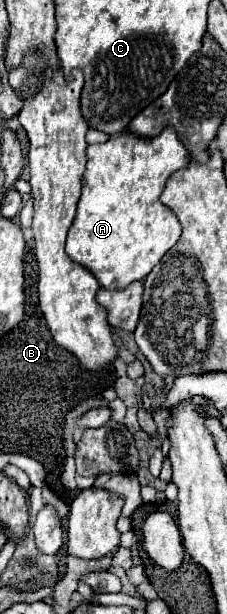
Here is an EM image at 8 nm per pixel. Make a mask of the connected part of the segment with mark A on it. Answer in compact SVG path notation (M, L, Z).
M166 126L154 138L140 138L132 132L122 132L120 136L108 138L104 144L88 146L86 158L88 166L82 176L82 194L74 224L70 226L66 240L66 252L76 264L92 270L102 288L126 288L130 282L146 278L150 270L160 262L160 258L180 240L182 226L172 210L160 202L160 194L170 174L186 168L192 158L186 146L182 146L182 140L178 138L174 126Z

